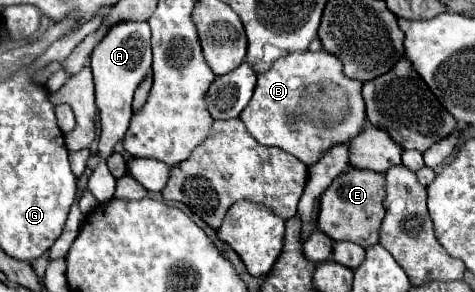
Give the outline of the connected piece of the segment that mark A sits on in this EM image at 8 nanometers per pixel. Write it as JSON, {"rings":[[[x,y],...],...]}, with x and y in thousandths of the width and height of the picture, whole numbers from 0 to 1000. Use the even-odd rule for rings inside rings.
{"rings":[[[246,79],[229,99],[225,127],[192,182],[192,243],[200,271],[200,339],[213,401],[213,462],[208,462],[206,527],[213,558],[196,579],[183,647],[213,688],[229,688],[242,654],[242,606],[225,568],[225,538],[238,524],[238,497],[259,476],[272,414],[276,414],[276,346],[284,305],[305,277],[318,243],[318,106],[309,79]]]}

